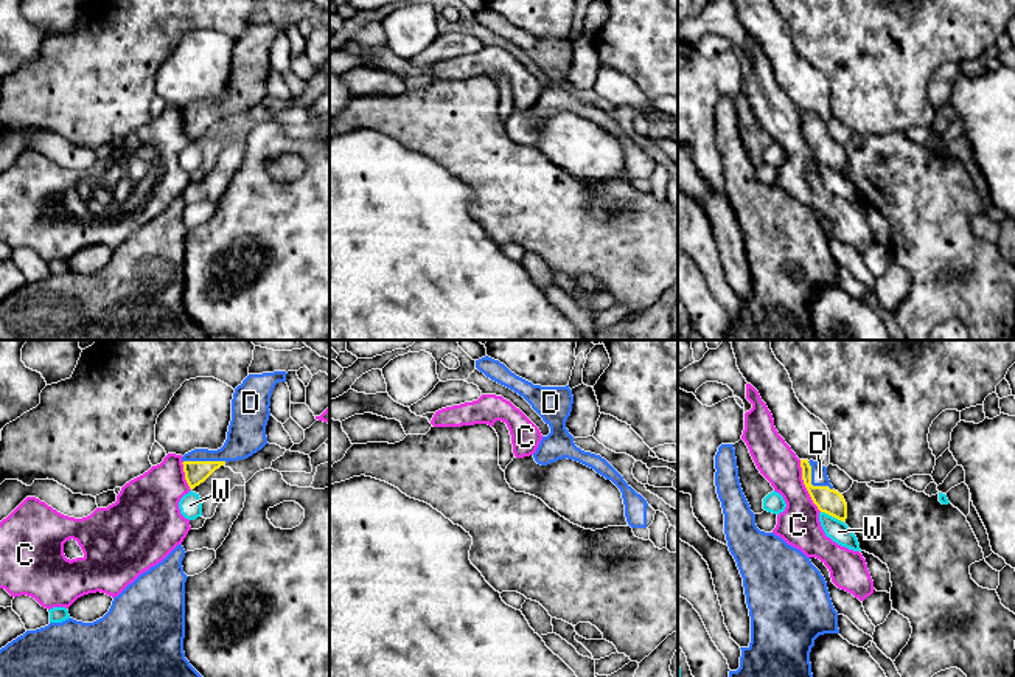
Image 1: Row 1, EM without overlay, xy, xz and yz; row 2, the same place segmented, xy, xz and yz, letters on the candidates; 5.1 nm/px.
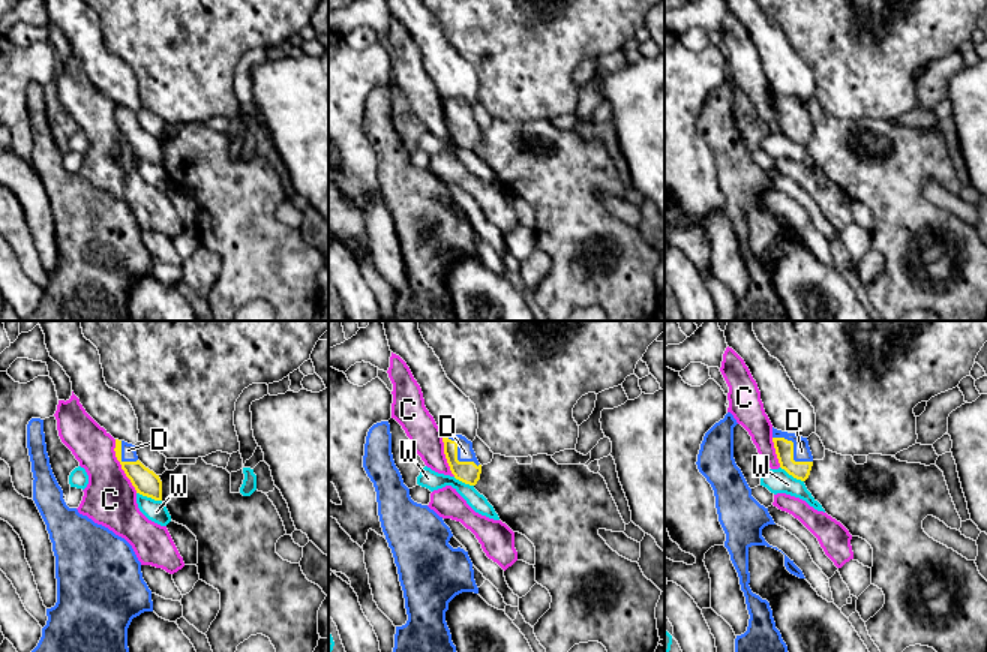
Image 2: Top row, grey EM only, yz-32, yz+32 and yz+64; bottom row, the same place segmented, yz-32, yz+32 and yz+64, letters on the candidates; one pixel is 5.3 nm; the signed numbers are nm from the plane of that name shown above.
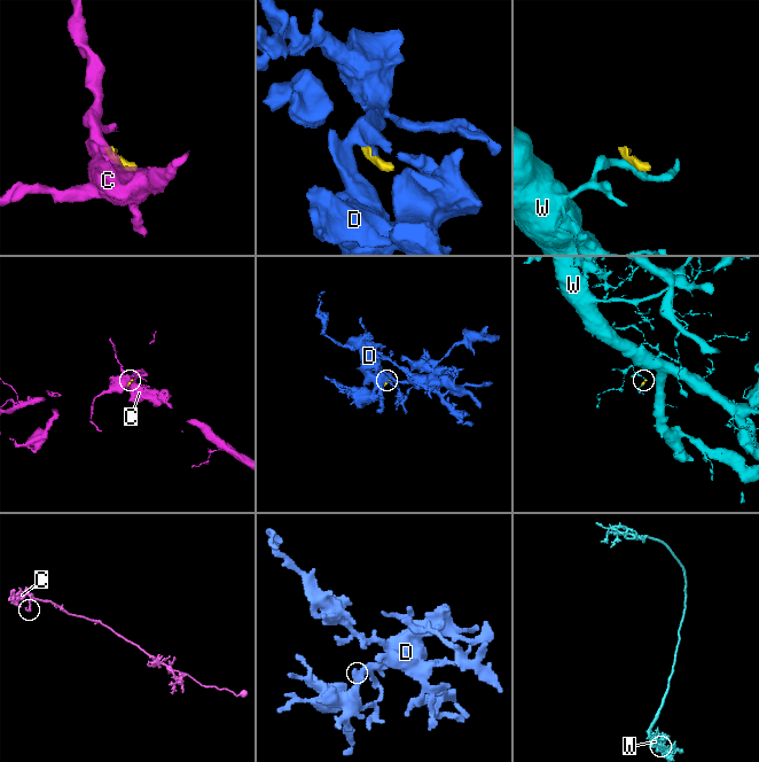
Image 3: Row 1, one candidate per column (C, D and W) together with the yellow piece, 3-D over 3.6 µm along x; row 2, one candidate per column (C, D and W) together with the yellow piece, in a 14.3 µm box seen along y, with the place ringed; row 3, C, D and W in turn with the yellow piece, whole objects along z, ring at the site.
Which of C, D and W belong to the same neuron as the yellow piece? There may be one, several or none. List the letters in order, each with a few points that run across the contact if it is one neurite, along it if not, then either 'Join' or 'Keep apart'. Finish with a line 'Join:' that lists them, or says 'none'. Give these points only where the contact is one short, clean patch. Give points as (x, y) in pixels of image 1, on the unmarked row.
C: Line: yz (799, 112), (802, 135), (812, 154), (821, 163). Keep apart
D: Line: yz (827, 152), (810, 135), (819, 129). Join
W: Line: yz (821, 163), (843, 174). Keep apart
Join: D

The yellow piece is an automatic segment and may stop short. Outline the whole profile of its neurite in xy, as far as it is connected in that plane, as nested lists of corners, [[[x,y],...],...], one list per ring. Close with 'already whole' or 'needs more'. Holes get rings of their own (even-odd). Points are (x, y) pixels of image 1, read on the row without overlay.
[[[286,23],[249,26],[235,40],[224,98],[218,102],[194,101],[182,109],[190,141],[204,135],[225,115],[246,112],[269,96],[266,78],[270,68],[270,48],[278,34],[286,34],[286,26]]]; needs more

